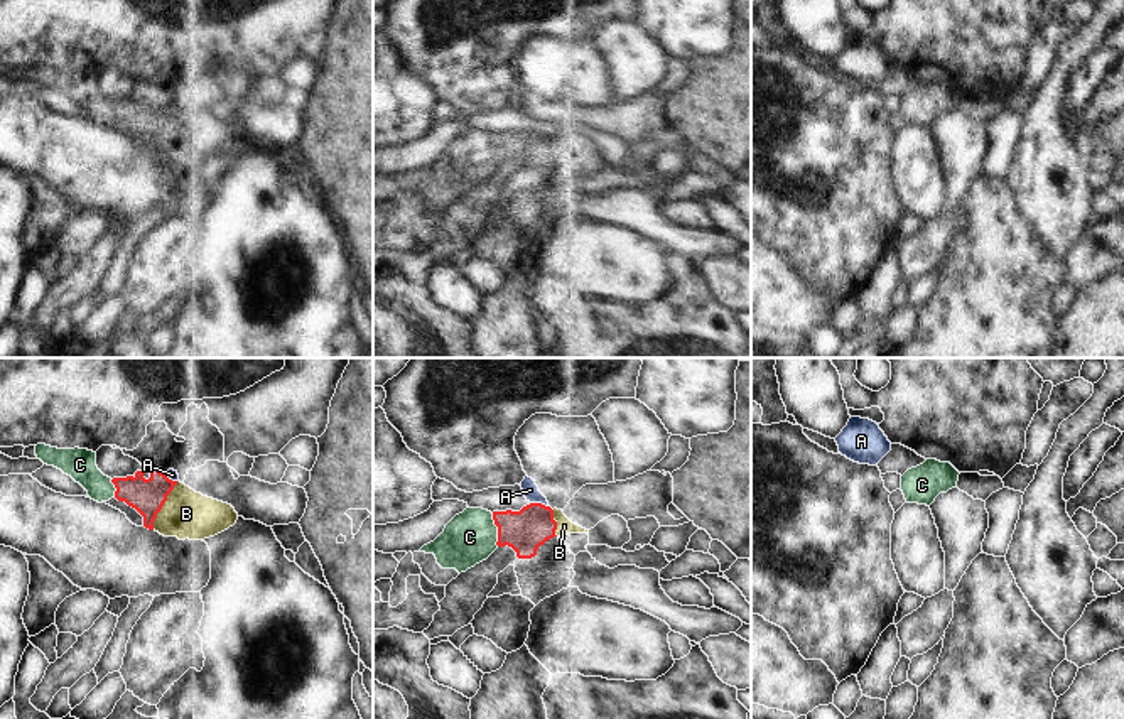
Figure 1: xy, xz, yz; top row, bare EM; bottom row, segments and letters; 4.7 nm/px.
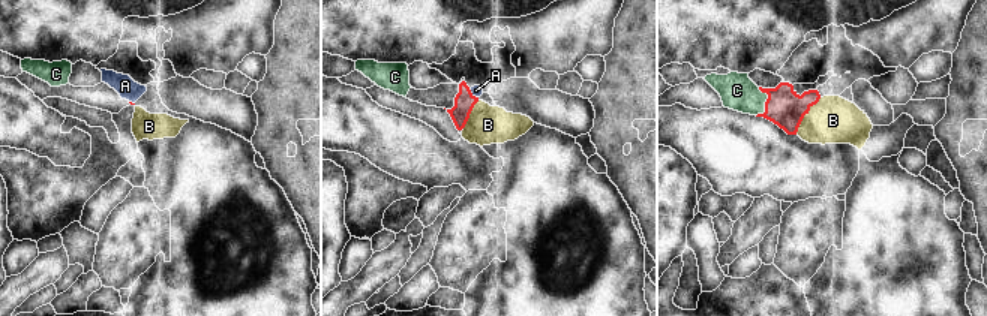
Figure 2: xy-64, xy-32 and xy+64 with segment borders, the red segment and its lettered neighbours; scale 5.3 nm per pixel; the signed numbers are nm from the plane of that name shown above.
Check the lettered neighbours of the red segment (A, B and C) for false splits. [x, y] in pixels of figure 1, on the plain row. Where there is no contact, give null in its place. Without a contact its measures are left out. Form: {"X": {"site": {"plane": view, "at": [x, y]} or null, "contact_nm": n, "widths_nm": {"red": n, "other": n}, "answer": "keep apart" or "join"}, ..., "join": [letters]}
{"A": {"site": {"plane": "xz", "at": [539, 125]}, "contact_nm": 90, "widths_nm": {"red": 200, "other": 80}, "answer": "keep apart"}, "B": {"site": {"plane": "xy", "at": [162, 127]}, "contact_nm": 260, "widths_nm": {"red": 170, "other": 220}, "answer": "join"}, "C": {"site": {"plane": "xz", "at": [498, 152]}, "contact_nm": 160, "widths_nm": {"red": 200, "other": 240}, "answer": "join"}, "join": ["B", "C"]}

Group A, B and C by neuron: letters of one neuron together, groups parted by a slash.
A / B C

